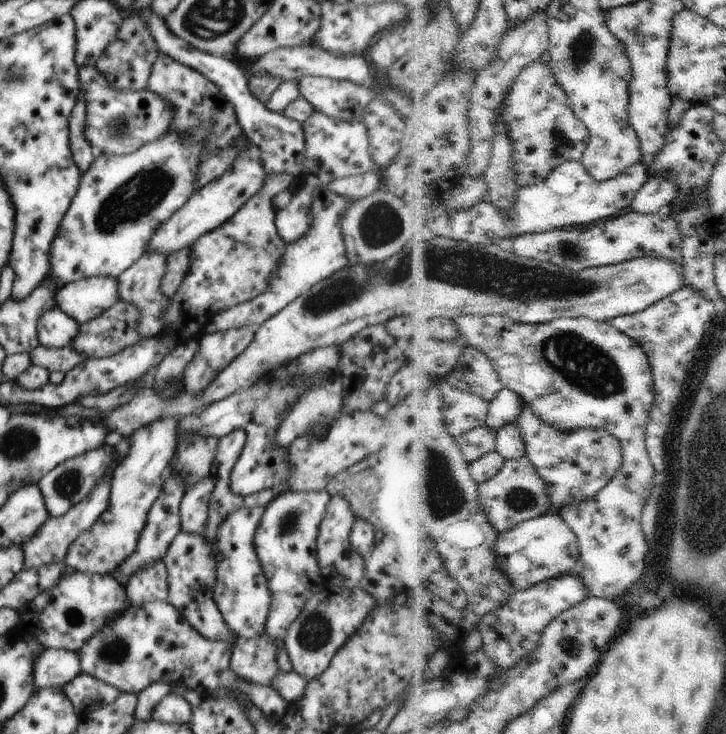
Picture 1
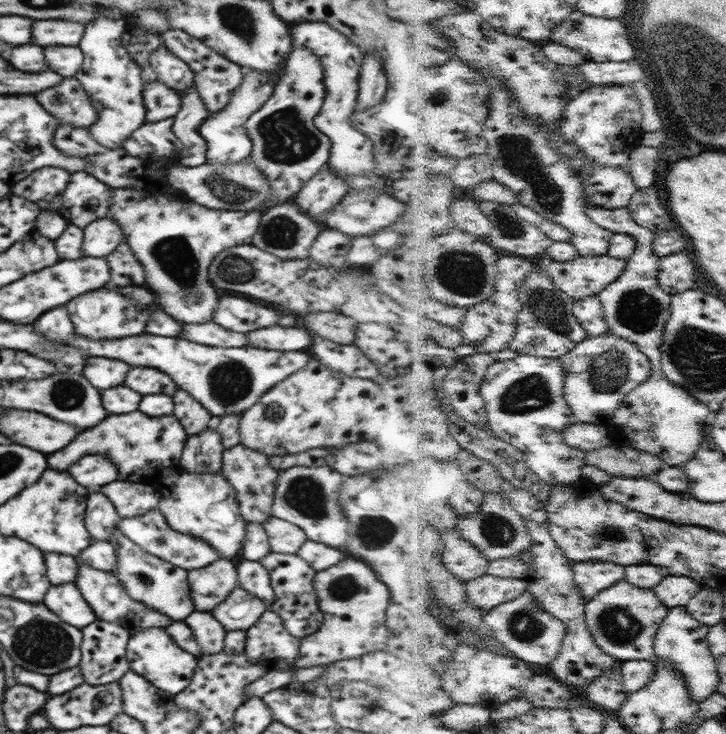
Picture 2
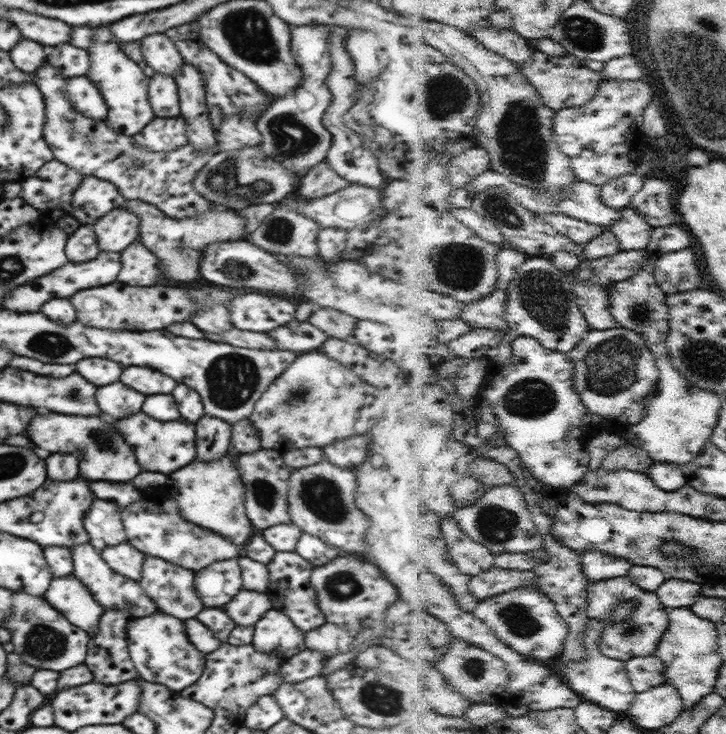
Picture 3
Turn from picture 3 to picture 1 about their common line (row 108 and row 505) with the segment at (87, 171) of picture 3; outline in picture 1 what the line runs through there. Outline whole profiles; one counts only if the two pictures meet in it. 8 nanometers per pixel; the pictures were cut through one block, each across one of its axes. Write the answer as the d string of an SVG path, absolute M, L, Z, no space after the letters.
M110 431L105 438L105 443L84 454L76 455L74 458L65 460L47 472L37 483L41 490L47 511L52 517L66 514L68 510L82 502L97 486L98 481L109 469L112 469L116 461L117 452L115 447L121 442L123 436L119 432Z

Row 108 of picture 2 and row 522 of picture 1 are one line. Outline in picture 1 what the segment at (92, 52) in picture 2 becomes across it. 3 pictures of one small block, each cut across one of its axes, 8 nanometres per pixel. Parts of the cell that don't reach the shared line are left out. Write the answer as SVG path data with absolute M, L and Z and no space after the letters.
M162 417L138 427L136 432L129 436L129 451L117 464L111 476L106 510L69 546L65 564L74 572L109 575L134 552L149 510L160 496L164 477L170 470L169 464L176 446L179 420L178 417Z

